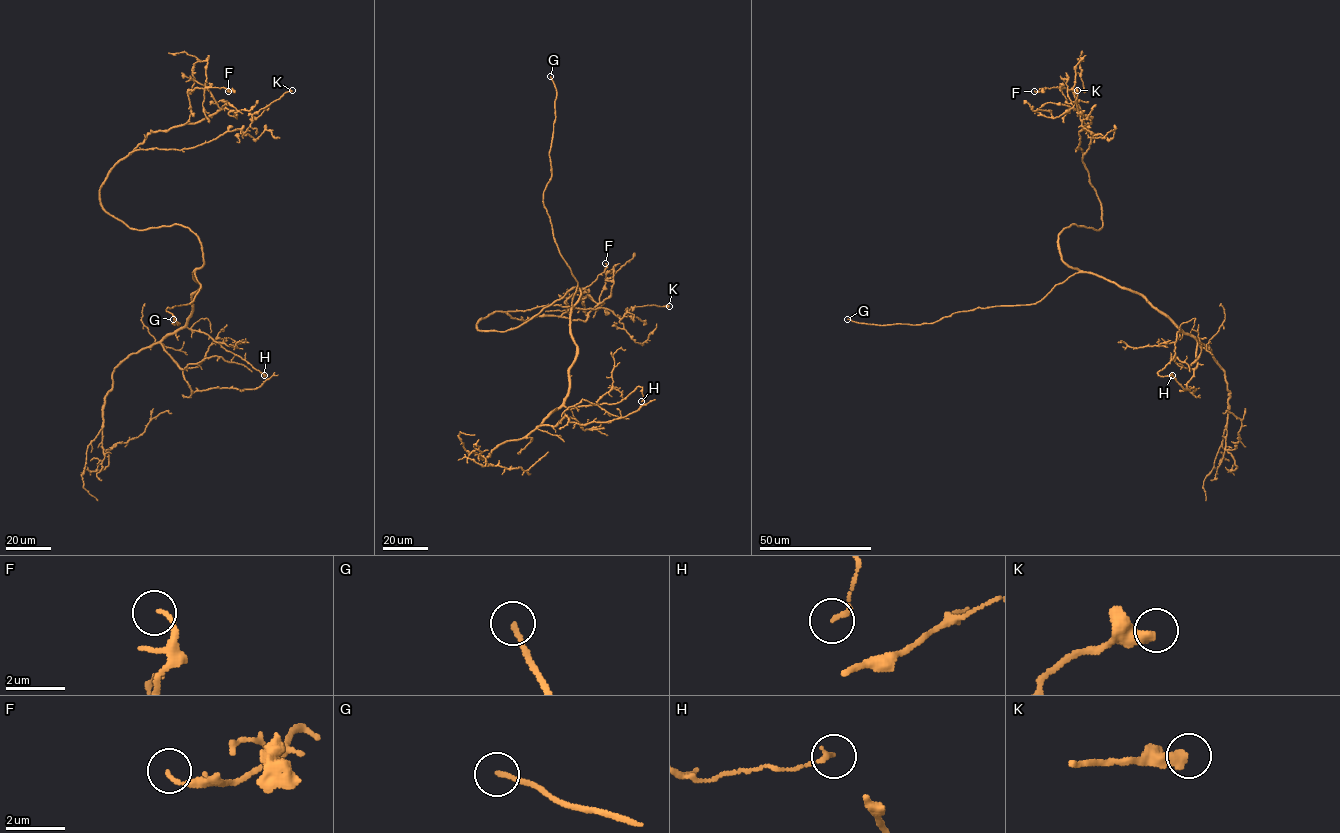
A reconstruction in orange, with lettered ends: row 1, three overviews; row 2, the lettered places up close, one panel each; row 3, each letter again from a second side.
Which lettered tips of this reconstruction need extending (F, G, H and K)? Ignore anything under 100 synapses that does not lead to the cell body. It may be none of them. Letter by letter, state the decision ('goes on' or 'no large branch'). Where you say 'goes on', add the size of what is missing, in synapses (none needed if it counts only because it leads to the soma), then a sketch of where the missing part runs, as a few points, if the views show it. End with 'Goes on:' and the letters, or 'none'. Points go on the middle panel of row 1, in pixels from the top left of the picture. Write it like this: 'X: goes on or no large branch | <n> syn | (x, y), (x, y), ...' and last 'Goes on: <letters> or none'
F: no large branch
G: goes on | (550, 76), (546, 67), (536, 61)
H: no large branch
K: no large branch
Goes on: G

